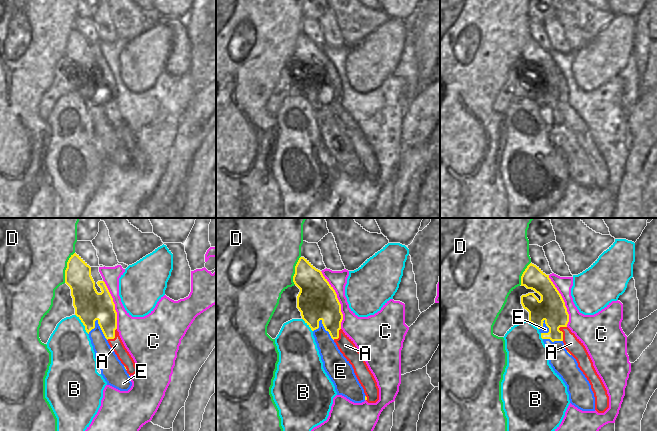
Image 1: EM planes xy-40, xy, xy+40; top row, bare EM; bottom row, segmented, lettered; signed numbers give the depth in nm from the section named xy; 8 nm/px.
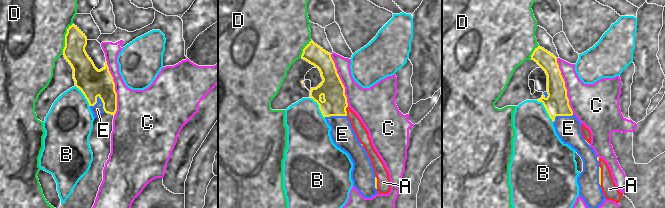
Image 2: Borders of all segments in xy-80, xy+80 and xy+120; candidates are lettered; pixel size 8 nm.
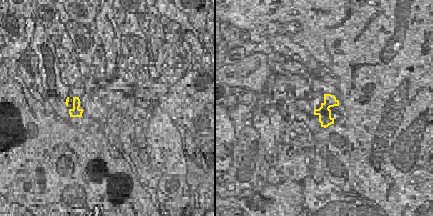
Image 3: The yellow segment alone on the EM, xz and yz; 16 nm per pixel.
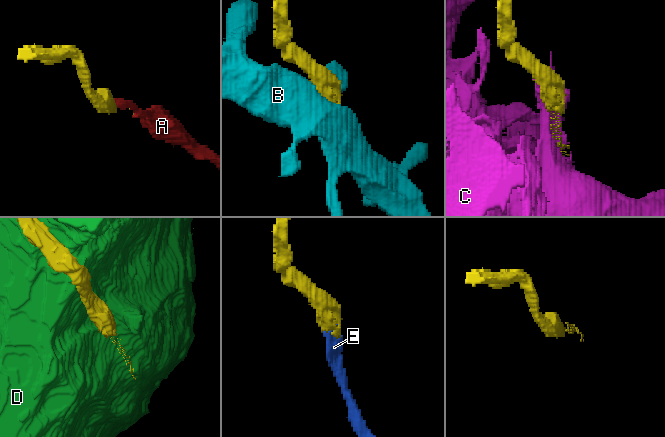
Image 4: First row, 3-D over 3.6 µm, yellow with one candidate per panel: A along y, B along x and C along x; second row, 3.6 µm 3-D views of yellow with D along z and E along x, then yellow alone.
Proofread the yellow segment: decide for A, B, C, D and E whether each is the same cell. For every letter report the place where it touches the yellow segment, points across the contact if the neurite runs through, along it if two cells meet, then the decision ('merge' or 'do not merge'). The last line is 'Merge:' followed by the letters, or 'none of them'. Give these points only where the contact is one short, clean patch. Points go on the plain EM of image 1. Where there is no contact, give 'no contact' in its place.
A: xy+40 (562, 109) | do not merge
B: xy-40 (83, 100) | do not merge
C: xy (338, 76) | do not merge
D: xy-40 (67, 43) | do not merge
E: xy-40 (101, 105) | merge
Merge: E

